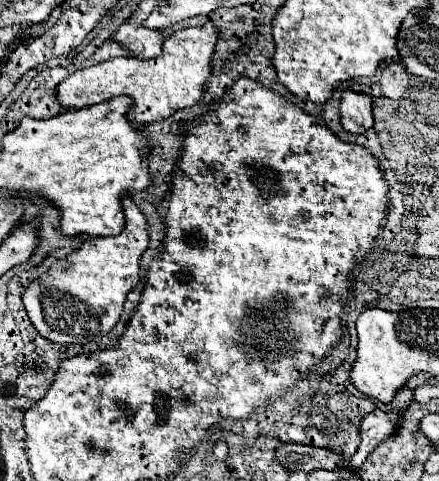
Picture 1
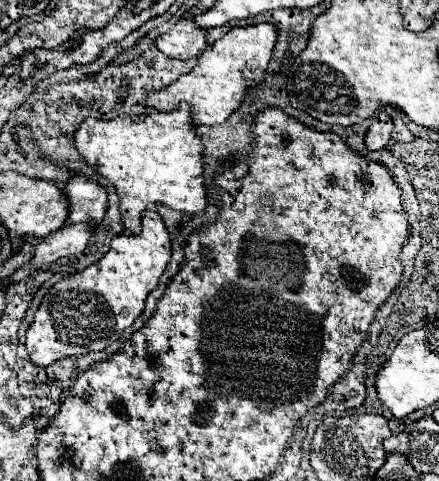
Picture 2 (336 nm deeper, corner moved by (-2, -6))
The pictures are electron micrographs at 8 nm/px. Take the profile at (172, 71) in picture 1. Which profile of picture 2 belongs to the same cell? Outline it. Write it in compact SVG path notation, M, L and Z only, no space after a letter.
M254 24L244 28L232 28L226 36L222 36L210 50L204 50L198 58L194 72L182 76L174 84L152 92L146 100L148 108L158 112L172 112L180 106L180 102L188 102L192 106L194 124L222 124L228 116L238 110L240 102L246 96L246 90L258 86L266 76L266 66L272 58L272 50L278 38L278 30L274 24Z

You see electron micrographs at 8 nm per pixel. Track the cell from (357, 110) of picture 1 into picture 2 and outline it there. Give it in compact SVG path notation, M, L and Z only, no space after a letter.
M380 114L374 124L370 126L366 134L366 148L368 150L382 150L390 142L390 132L392 132L392 120L388 114Z

